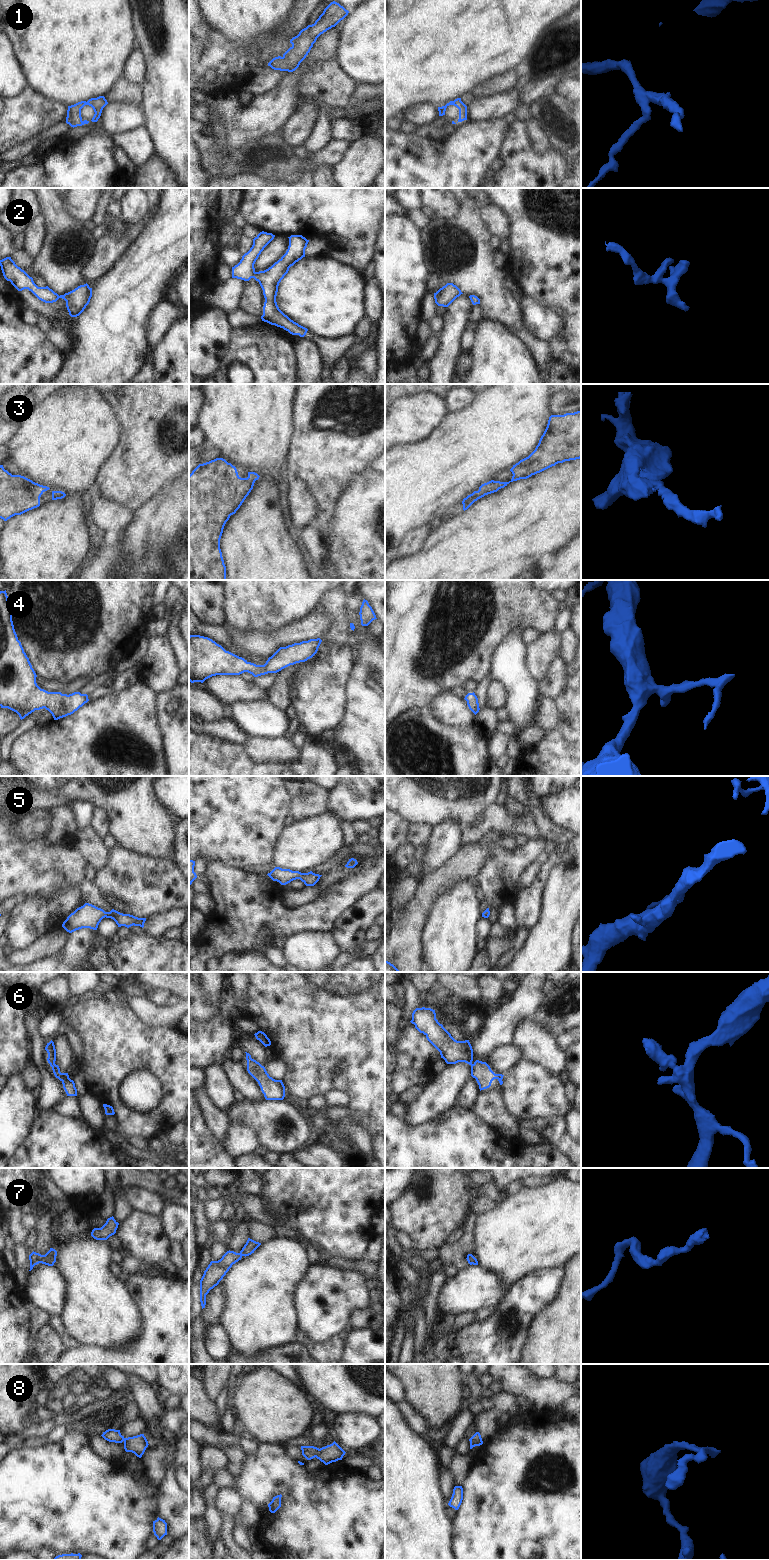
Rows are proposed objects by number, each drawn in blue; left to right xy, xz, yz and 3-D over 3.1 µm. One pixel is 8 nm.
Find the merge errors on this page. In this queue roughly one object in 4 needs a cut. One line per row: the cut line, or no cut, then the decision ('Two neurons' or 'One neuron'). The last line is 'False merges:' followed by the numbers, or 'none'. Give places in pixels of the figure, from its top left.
1: No split. One neuron
2: No split. One neuron
3: No split. One neuron
4: No split. One neuron
5: No split. One neuron
6: No split. One neuron
7: No split. One neuron
8: No split. One neuron
False merges: none.

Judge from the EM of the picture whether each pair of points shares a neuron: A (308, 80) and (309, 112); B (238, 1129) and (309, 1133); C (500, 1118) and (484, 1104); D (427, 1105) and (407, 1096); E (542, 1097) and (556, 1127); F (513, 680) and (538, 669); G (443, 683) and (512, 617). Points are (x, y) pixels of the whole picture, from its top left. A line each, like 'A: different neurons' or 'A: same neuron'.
A: different neurons
B: different neurons
C: same neuron
D: different neurons
E: different neurons
F: different neurons
G: same neuron

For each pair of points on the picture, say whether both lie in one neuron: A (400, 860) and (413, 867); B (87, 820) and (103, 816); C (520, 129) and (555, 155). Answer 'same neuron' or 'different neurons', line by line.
A: different neurons
B: different neurons
C: same neuron

